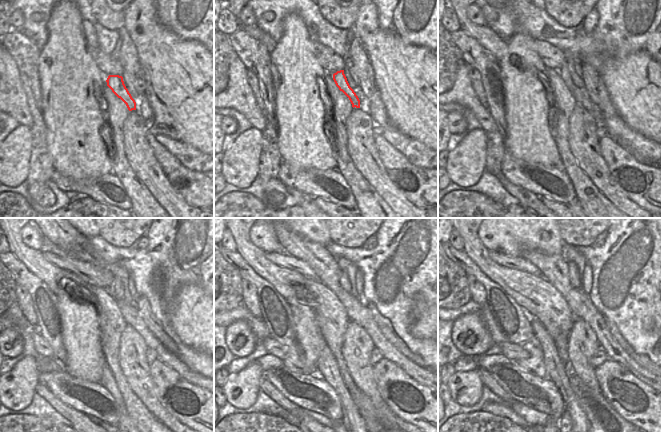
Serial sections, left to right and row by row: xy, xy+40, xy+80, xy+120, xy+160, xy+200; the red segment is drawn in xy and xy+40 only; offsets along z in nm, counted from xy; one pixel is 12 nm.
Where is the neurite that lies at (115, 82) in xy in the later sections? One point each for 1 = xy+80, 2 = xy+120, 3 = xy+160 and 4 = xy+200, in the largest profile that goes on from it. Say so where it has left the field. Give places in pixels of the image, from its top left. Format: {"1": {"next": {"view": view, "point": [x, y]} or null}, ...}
{"1": {"next": {"view": "xy+80", "point": [564, 72]}}, "2": {"next": {"view": "xy+120", "point": [117, 285]}}, "3": {"next": {"view": "xy+160", "point": [347, 285]}}, "4": {"next": {"view": "xy+200", "point": [573, 270]}}}

